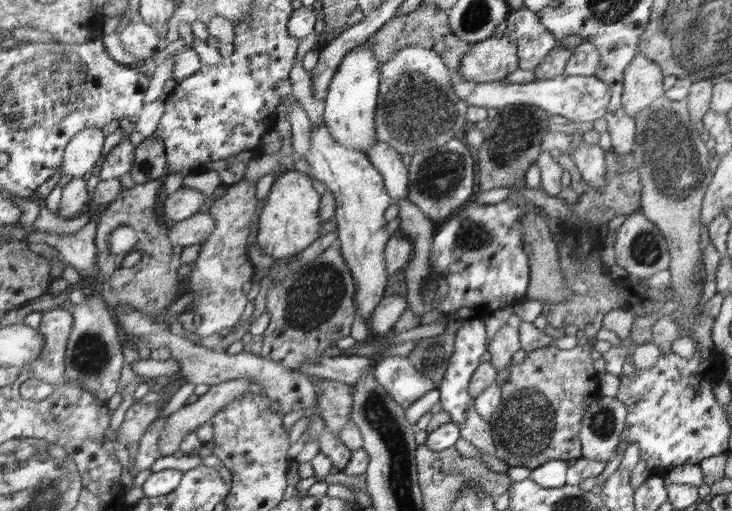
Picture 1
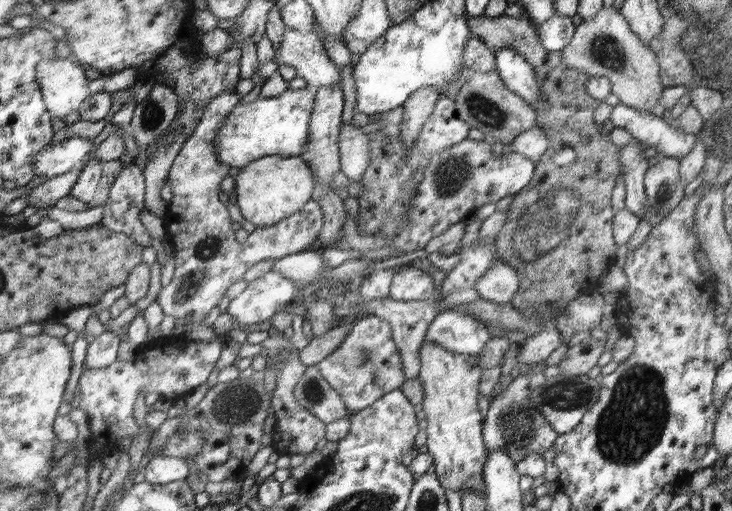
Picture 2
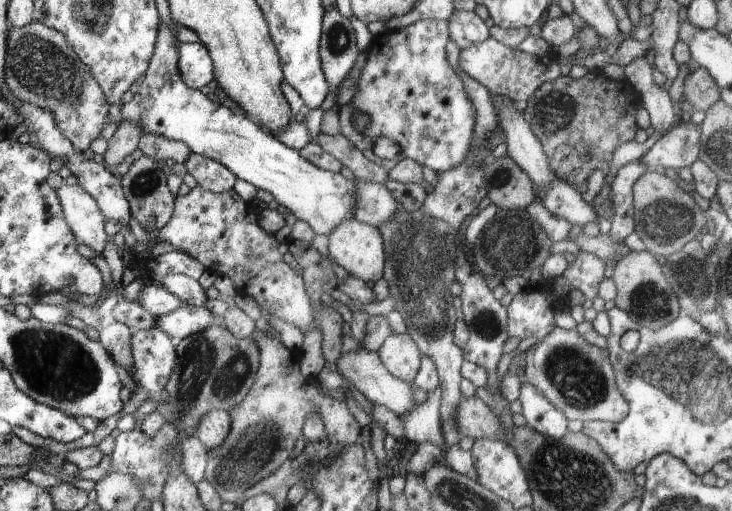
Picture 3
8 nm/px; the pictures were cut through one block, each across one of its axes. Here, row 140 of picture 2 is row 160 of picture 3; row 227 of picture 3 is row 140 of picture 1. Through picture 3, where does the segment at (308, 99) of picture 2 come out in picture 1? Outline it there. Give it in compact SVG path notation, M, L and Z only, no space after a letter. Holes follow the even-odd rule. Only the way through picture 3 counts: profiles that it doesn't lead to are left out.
M320 120L320 124L311 127L311 130L309 150L304 157L310 166L309 176L326 185L335 197L337 240L341 242L342 257L350 267L356 284L356 315L367 322L377 310L387 288L384 242L389 242L392 234L386 230L384 208L390 206L390 196L385 189L384 178L363 152L339 144L330 135L324 120Z

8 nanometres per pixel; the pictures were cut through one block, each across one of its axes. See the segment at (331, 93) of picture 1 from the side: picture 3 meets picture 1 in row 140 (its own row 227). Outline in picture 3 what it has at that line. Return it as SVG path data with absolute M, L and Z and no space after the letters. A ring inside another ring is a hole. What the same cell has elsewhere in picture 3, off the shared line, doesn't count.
M355 217L338 224L333 232L328 234L329 258L347 270L351 277L360 279L363 283L378 282L384 276L386 251L385 238L379 228L362 223Z

